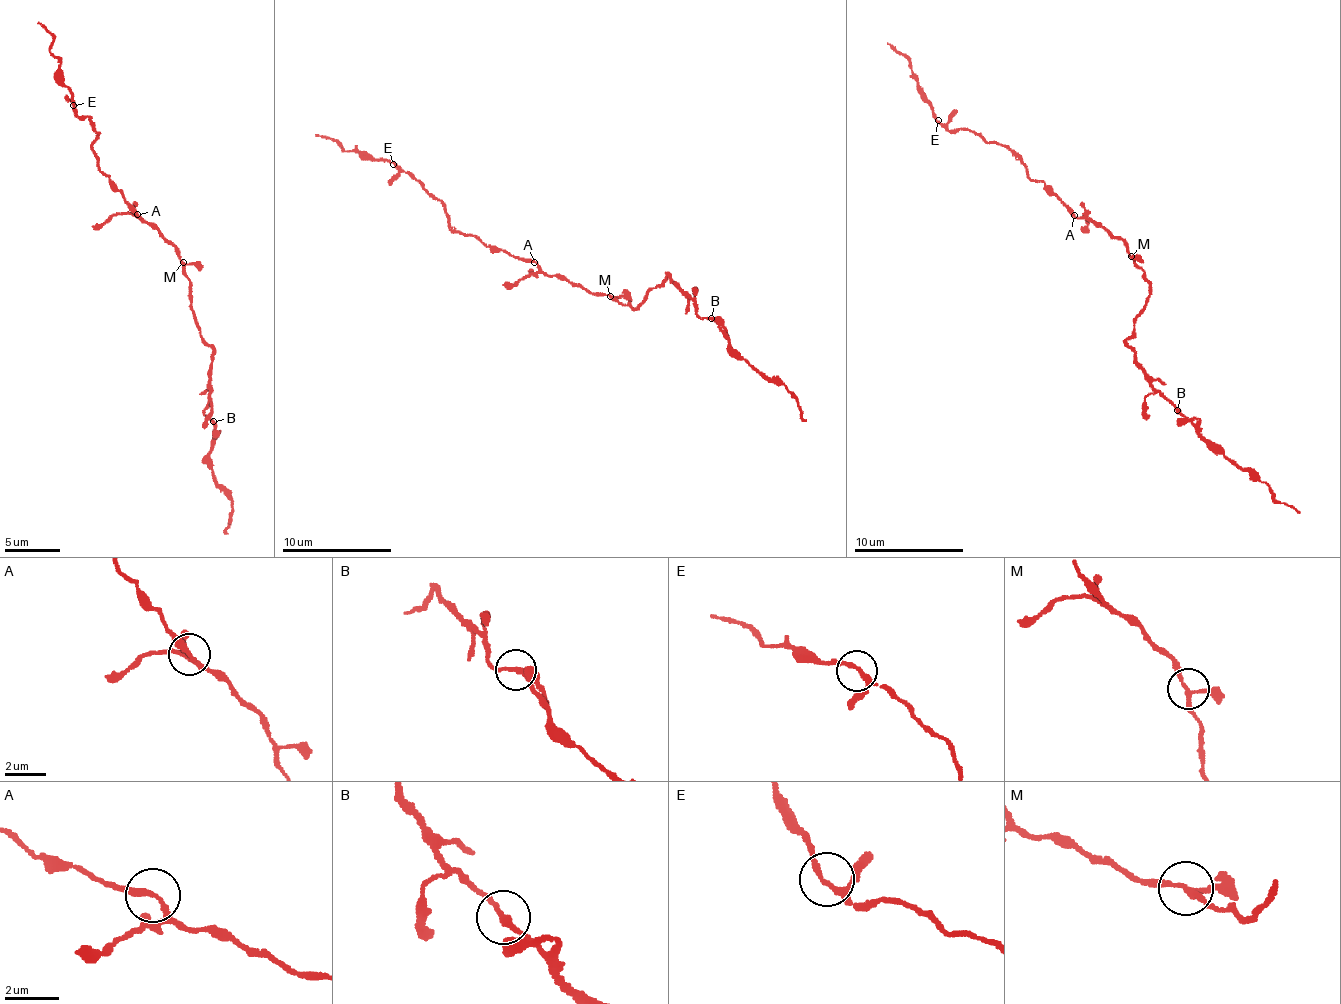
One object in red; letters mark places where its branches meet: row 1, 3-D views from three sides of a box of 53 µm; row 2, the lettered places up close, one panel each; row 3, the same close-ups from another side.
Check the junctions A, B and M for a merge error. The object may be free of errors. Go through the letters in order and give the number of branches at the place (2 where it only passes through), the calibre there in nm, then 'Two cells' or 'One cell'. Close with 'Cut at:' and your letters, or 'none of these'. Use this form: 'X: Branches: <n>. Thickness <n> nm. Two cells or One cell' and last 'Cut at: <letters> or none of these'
A: Branches: 3. Thickness 190 nm. One cell
B: Branches: 2. Thickness 190 nm. One cell
M: Branches: 3. Thickness 180 nm. One cell
Cut at: none of these

